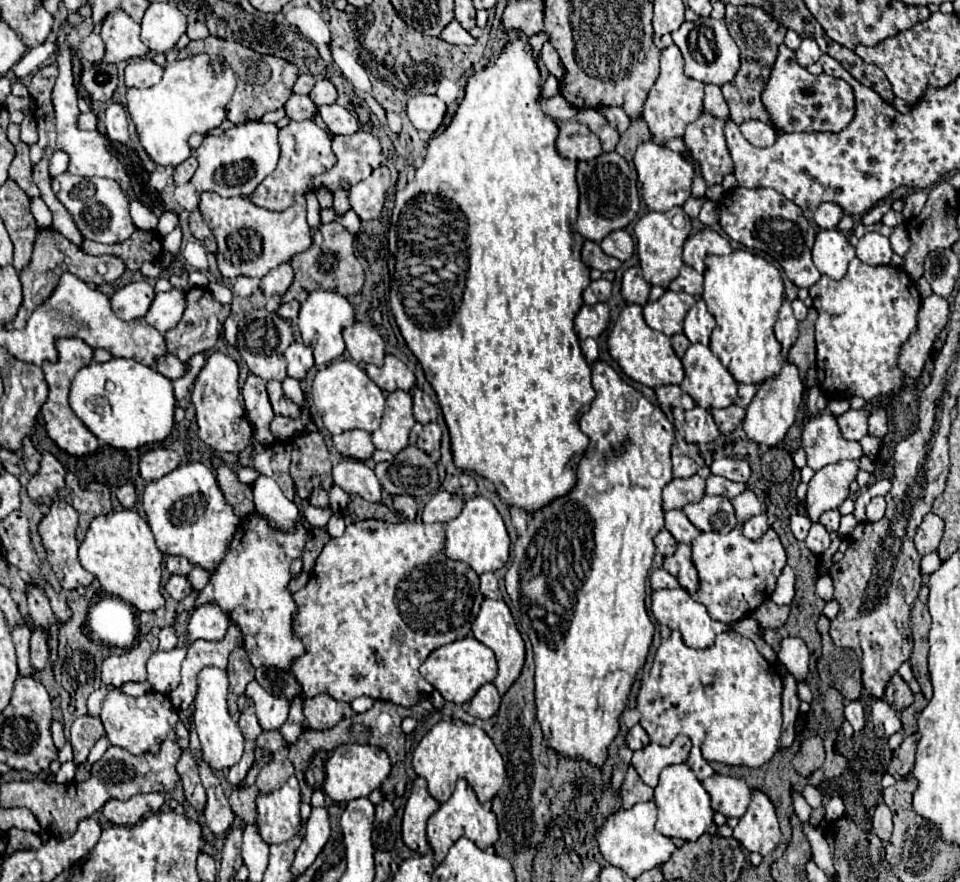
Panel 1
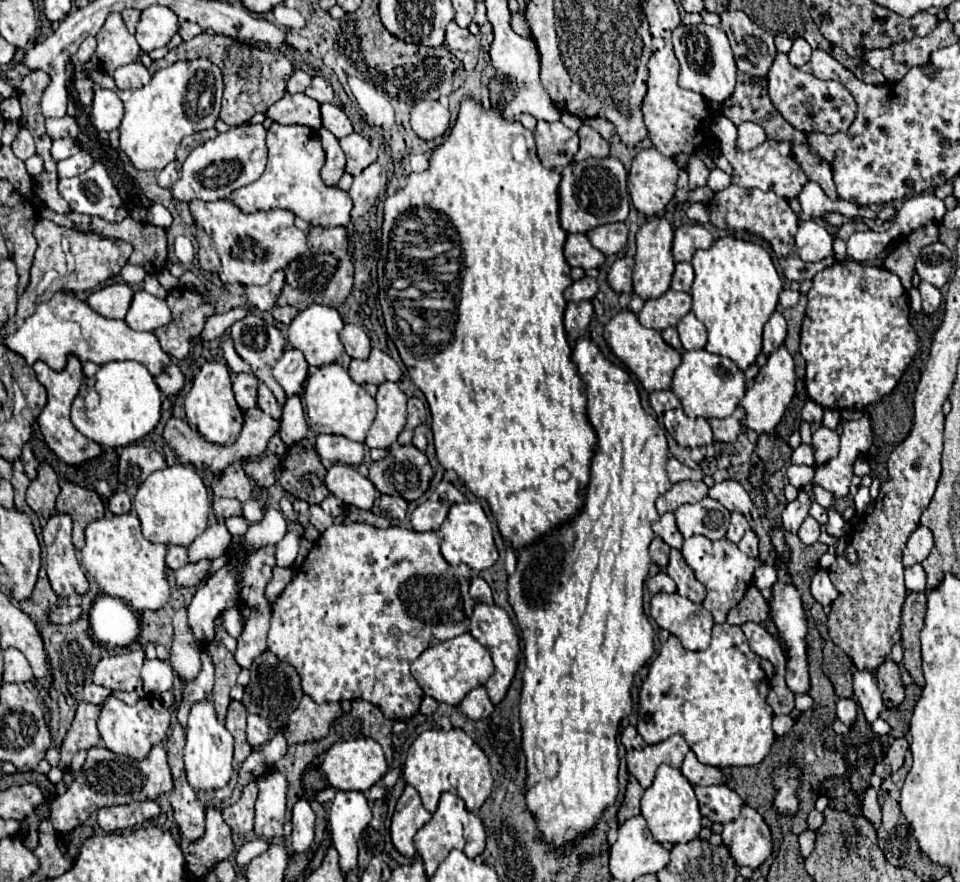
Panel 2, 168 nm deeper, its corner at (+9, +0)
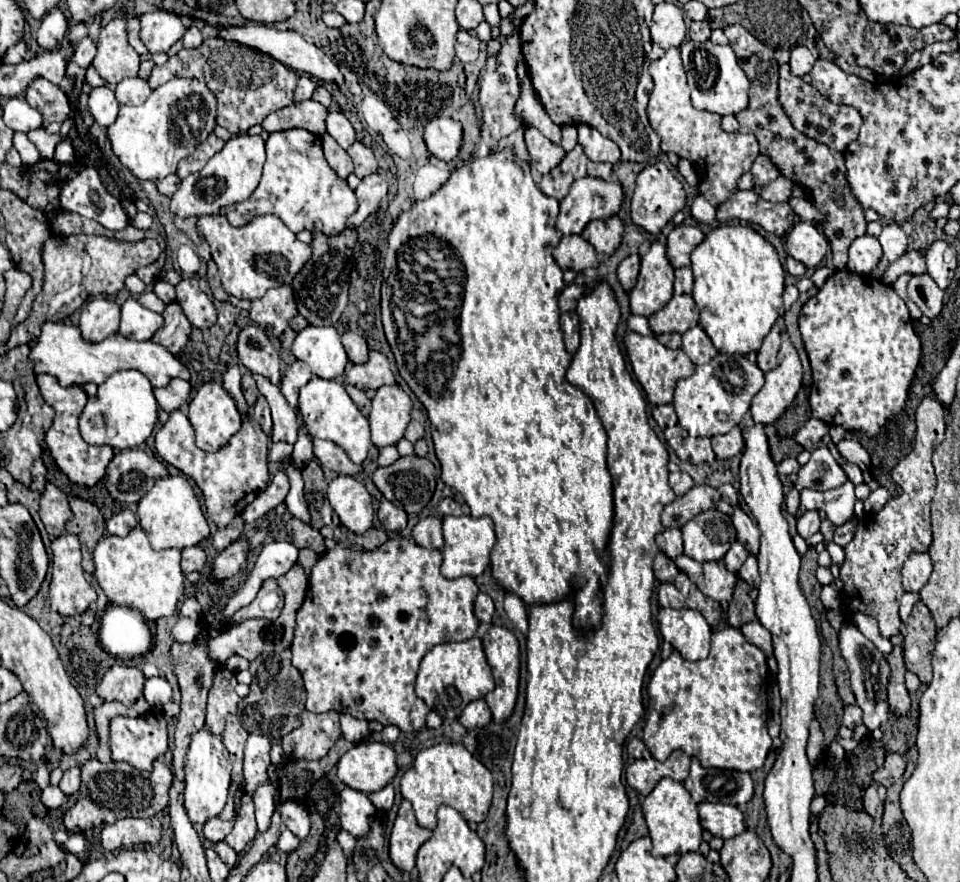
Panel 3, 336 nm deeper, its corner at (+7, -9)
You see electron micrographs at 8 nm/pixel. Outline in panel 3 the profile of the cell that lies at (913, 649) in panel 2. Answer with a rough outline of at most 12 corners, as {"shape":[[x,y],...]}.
{"shape":[[918,601],[904,629],[904,663],[932,681],[936,625]]}

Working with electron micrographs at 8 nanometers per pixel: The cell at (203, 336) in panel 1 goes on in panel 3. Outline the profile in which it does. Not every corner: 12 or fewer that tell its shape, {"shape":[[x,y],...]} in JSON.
{"shape":[[176,301],[166,305],[164,327],[152,341],[176,355],[188,339]]}

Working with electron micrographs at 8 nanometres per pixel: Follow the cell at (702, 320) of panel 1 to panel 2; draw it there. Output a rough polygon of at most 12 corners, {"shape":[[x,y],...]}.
{"shape":[[688,312],[676,326],[684,350],[706,346],[706,326]]}

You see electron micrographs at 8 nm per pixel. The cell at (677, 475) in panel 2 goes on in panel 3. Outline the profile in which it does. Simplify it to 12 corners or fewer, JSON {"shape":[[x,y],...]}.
{"shape":[[670,473],[670,487],[680,497],[694,487],[688,473]]}

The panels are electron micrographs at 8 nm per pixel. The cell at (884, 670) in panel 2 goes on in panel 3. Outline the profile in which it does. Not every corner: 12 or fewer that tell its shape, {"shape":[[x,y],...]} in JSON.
{"shape":[[902,647],[886,657],[892,667],[888,703],[894,715],[910,711]]}

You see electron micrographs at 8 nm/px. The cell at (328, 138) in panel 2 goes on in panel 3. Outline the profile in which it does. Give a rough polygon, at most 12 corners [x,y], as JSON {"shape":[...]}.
{"shape":[[328,133],[322,147],[330,167],[342,179],[354,171],[348,155]]}

